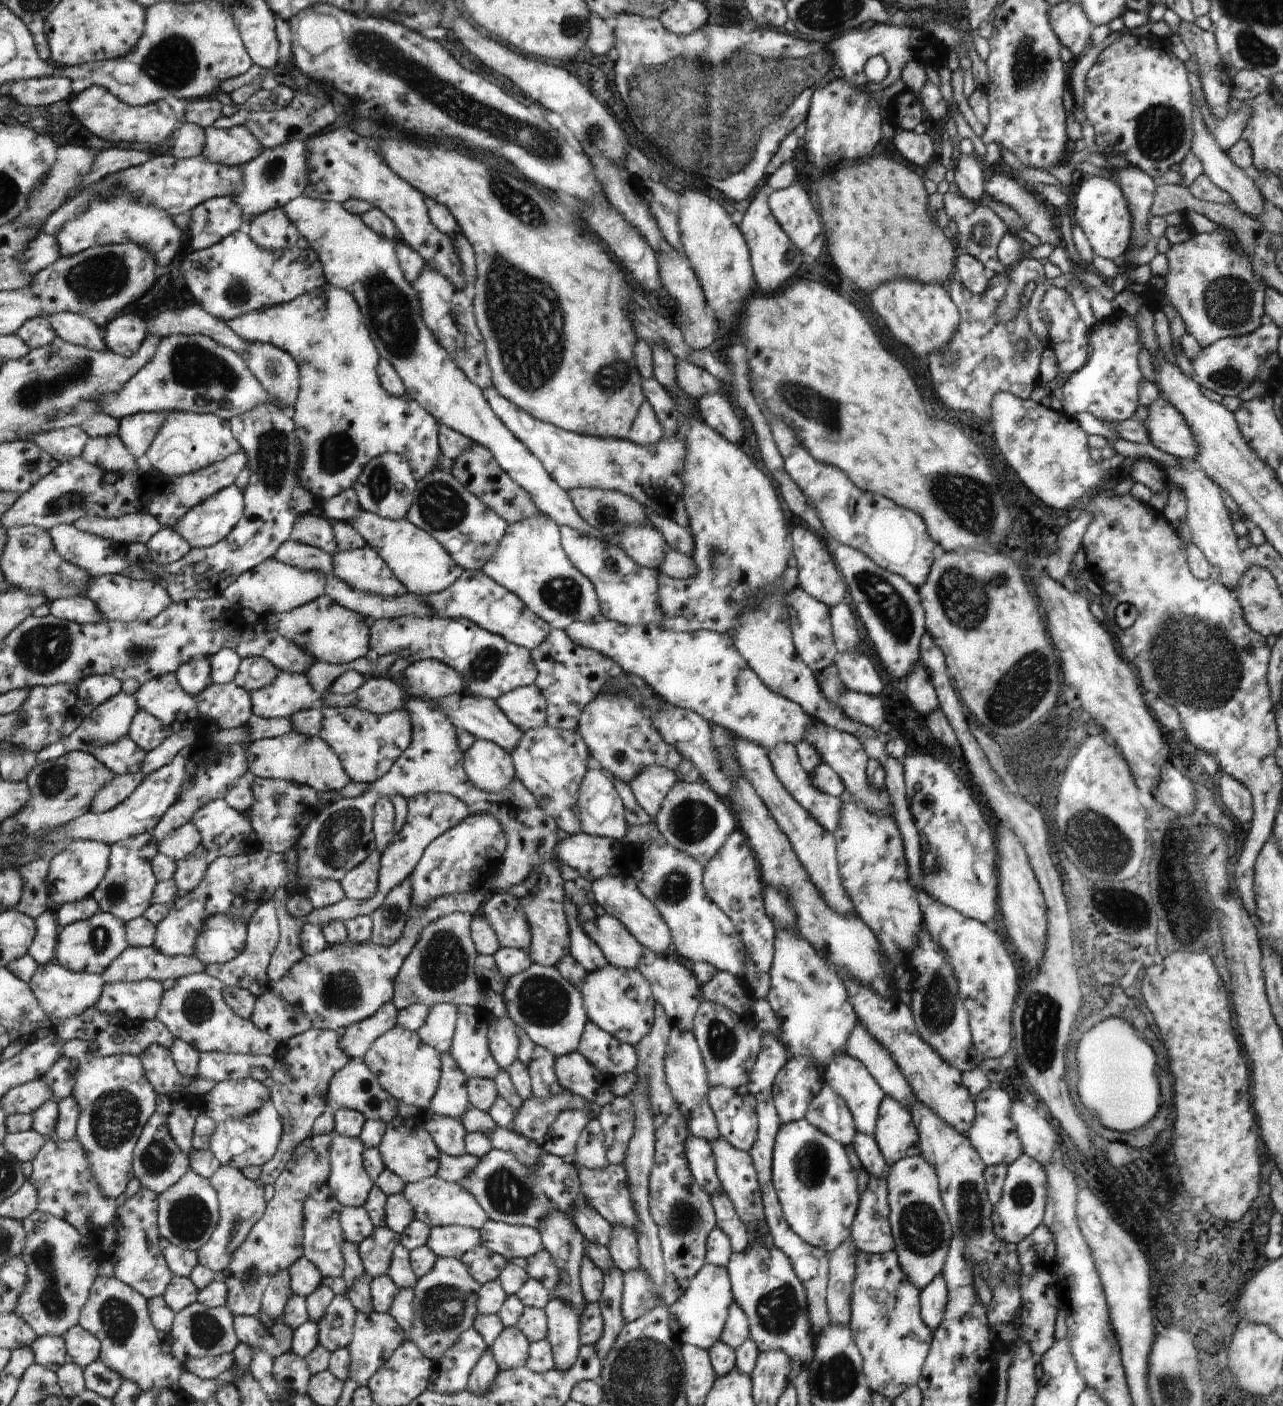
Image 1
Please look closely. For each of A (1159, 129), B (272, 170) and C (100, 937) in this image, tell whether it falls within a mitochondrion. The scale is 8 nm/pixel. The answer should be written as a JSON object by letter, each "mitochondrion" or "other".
{"A":"mitochondrion","B":"mitochondrion","C":"mitochondrion"}

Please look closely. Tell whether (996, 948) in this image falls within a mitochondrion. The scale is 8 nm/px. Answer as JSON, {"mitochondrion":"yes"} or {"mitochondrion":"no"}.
{"mitochondrion":"no"}

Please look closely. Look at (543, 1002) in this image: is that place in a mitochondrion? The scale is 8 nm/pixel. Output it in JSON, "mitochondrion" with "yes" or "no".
{"mitochondrion":"yes"}

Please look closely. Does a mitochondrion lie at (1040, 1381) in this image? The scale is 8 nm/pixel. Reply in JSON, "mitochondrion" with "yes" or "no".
{"mitochondrion":"no"}

